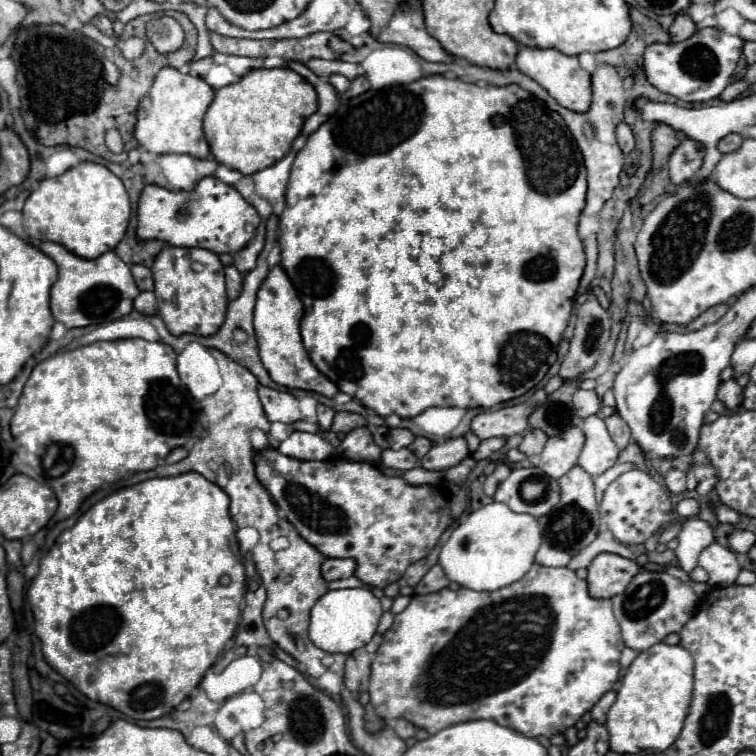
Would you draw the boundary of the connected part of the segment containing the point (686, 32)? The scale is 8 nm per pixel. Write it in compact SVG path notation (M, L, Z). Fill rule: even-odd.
M677 14L669 32L671 32L671 42L681 42L683 38L689 38L691 34L695 34L695 22L691 20L691 16L687 14Z

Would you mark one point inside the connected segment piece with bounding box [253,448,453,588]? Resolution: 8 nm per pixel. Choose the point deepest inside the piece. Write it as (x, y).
(346, 509)

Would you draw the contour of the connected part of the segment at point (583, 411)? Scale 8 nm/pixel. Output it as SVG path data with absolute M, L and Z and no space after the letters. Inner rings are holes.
M577 390L573 396L573 406L581 418L587 418L601 410L601 398L595 390Z

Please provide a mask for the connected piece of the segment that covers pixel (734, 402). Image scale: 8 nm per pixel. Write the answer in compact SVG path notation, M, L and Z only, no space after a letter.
M731 378L727 382L723 382L719 386L719 392L717 392L717 398L725 404L725 408L729 412L735 412L741 404L743 404L743 388Z

